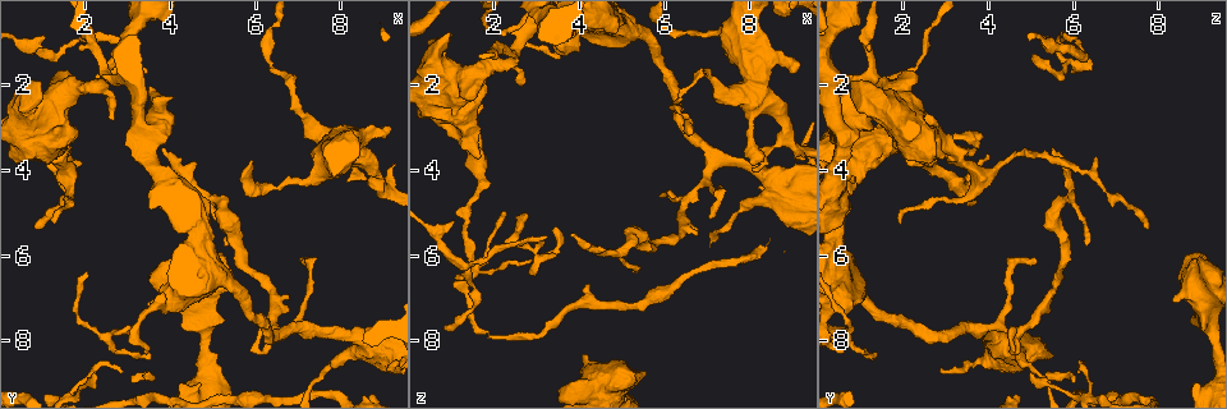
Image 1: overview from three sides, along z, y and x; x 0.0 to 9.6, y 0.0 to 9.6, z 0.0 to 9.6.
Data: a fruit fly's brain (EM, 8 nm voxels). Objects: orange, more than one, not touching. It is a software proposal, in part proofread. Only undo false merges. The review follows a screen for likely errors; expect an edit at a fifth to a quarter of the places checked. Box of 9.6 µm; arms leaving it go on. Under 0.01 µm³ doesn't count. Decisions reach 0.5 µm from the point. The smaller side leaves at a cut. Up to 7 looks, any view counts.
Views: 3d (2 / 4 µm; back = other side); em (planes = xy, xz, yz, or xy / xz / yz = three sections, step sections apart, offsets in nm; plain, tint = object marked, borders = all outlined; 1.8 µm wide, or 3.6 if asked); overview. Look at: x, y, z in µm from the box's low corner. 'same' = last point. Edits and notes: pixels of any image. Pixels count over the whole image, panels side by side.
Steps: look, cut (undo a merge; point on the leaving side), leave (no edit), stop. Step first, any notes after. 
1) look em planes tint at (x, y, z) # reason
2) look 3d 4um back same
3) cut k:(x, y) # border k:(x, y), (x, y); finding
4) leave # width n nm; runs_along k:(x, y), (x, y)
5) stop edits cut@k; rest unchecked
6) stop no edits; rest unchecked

look em xy step 8 plain at (2.50, 1.80, 1.20) # sharp bend

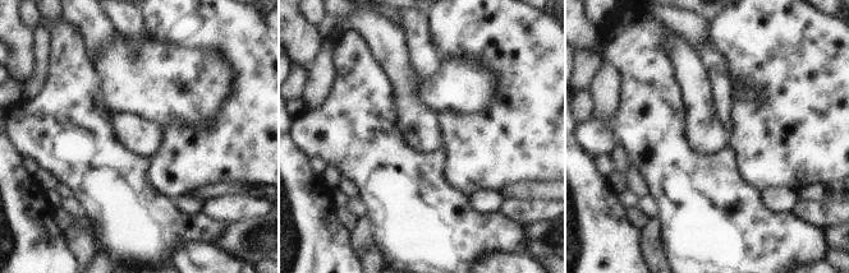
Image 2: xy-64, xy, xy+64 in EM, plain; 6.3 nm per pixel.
look em xy step 8 borders same

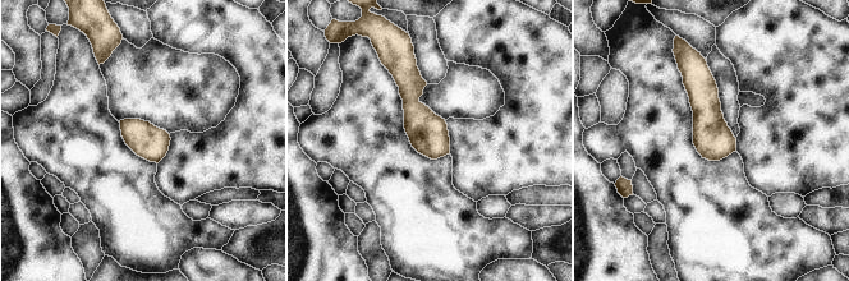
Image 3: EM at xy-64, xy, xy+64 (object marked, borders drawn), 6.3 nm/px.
leave # continuous, no second neuron

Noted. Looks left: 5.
look 3d 4um at (8.75, 4.25, 3.20) # three-way junction

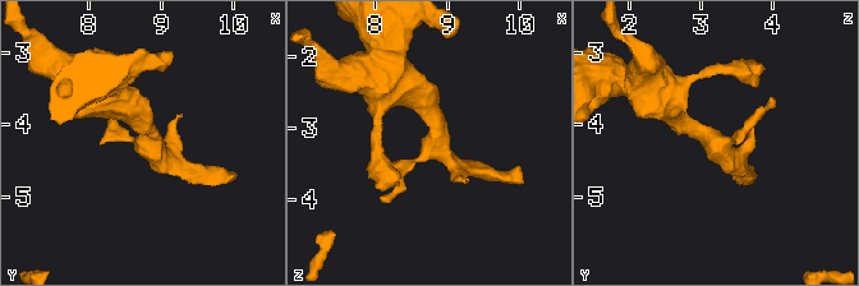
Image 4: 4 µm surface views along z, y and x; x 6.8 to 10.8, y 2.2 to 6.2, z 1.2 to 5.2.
look em yz step 8 tint at (8.80, 4.25, 3.20)

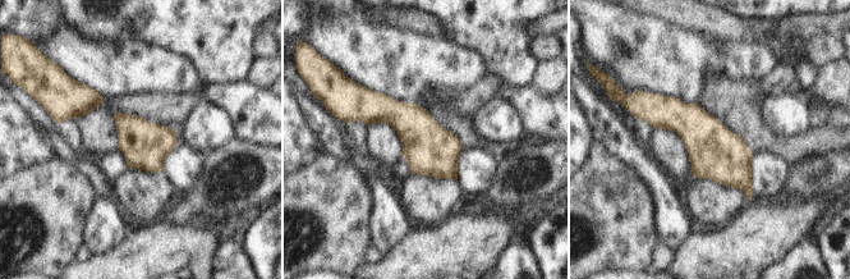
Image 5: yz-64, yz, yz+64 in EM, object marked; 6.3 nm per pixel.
leave # width 300 nm; continuous, no second neuron

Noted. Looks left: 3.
look 3d 4um at (4.90, 4.65, 5.95) # a fork

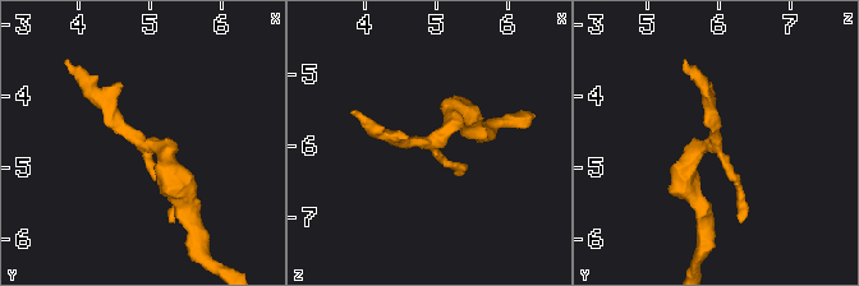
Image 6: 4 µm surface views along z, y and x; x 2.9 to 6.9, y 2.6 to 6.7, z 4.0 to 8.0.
look em planes borders at (4.90, 4.70, 5.95)

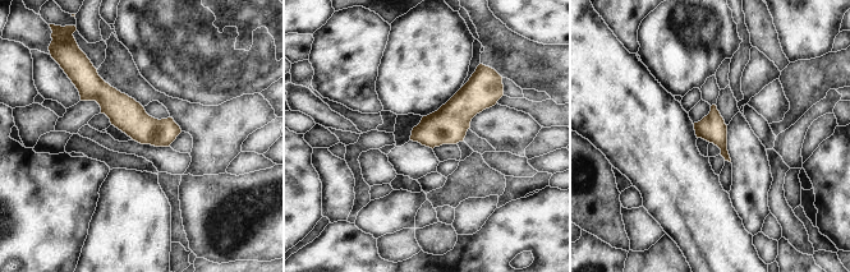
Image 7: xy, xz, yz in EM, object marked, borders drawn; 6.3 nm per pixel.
leave # runs_along 7:(92, 74), (138, 125), (177, 130); all the same neuron

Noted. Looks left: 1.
stop no edits; rest unchecked

